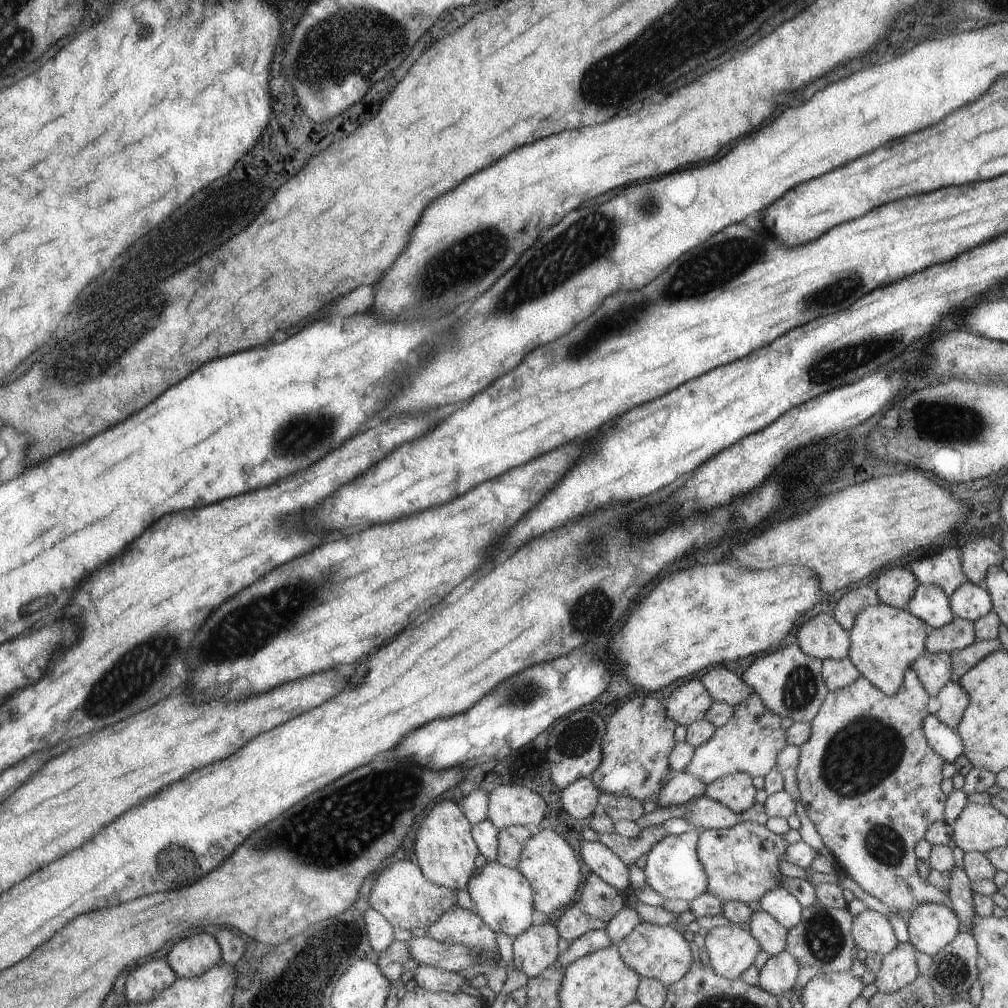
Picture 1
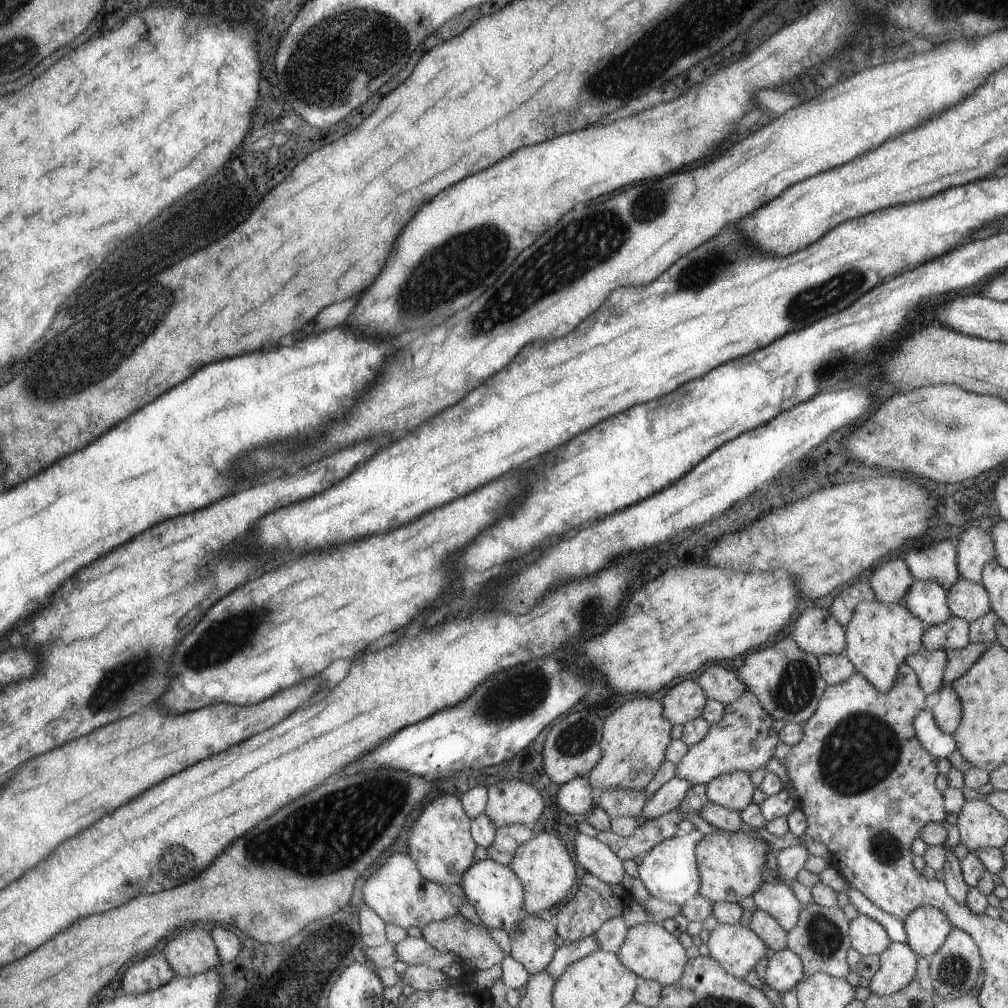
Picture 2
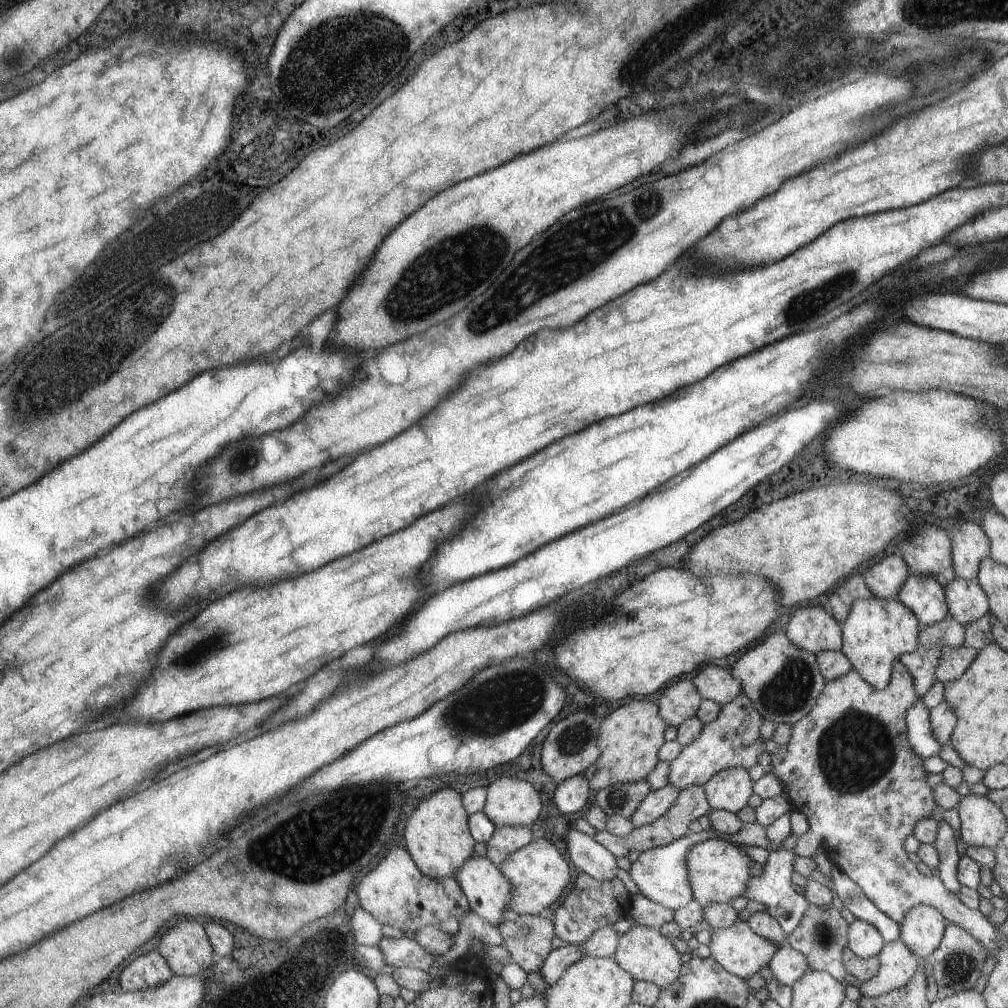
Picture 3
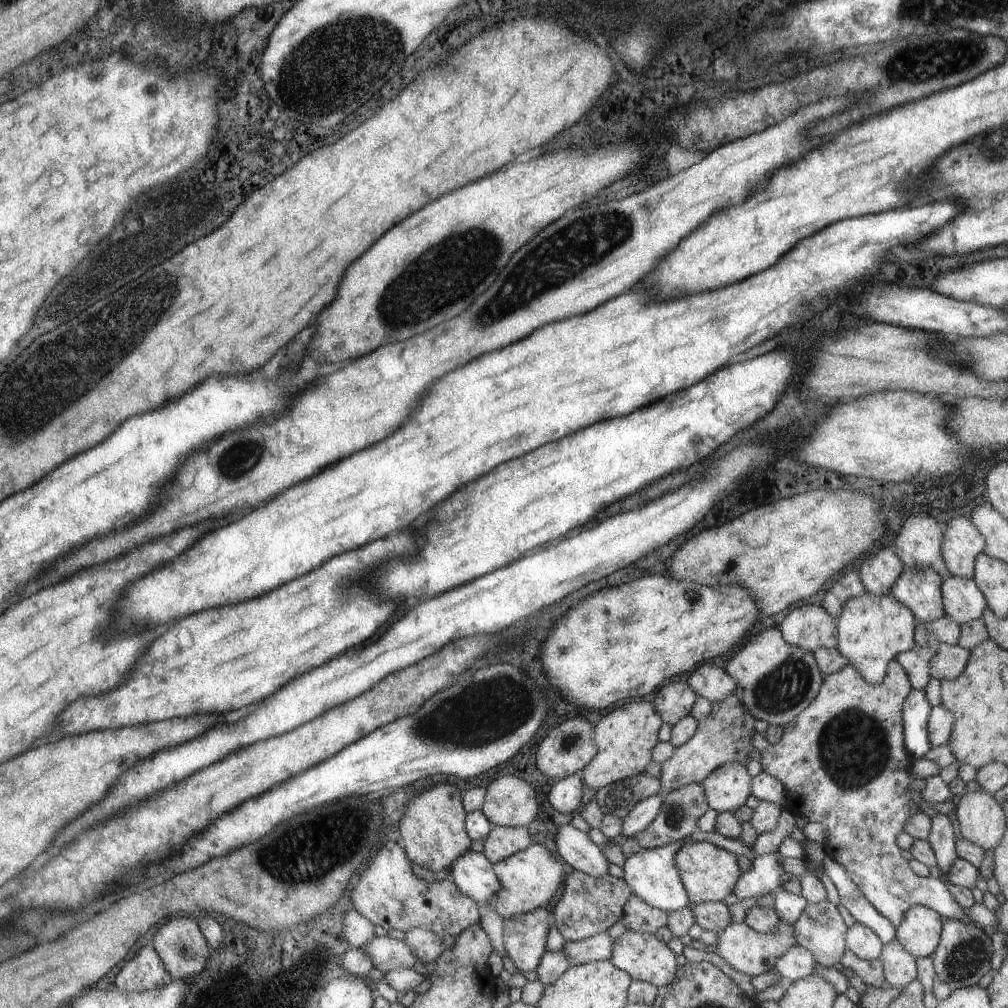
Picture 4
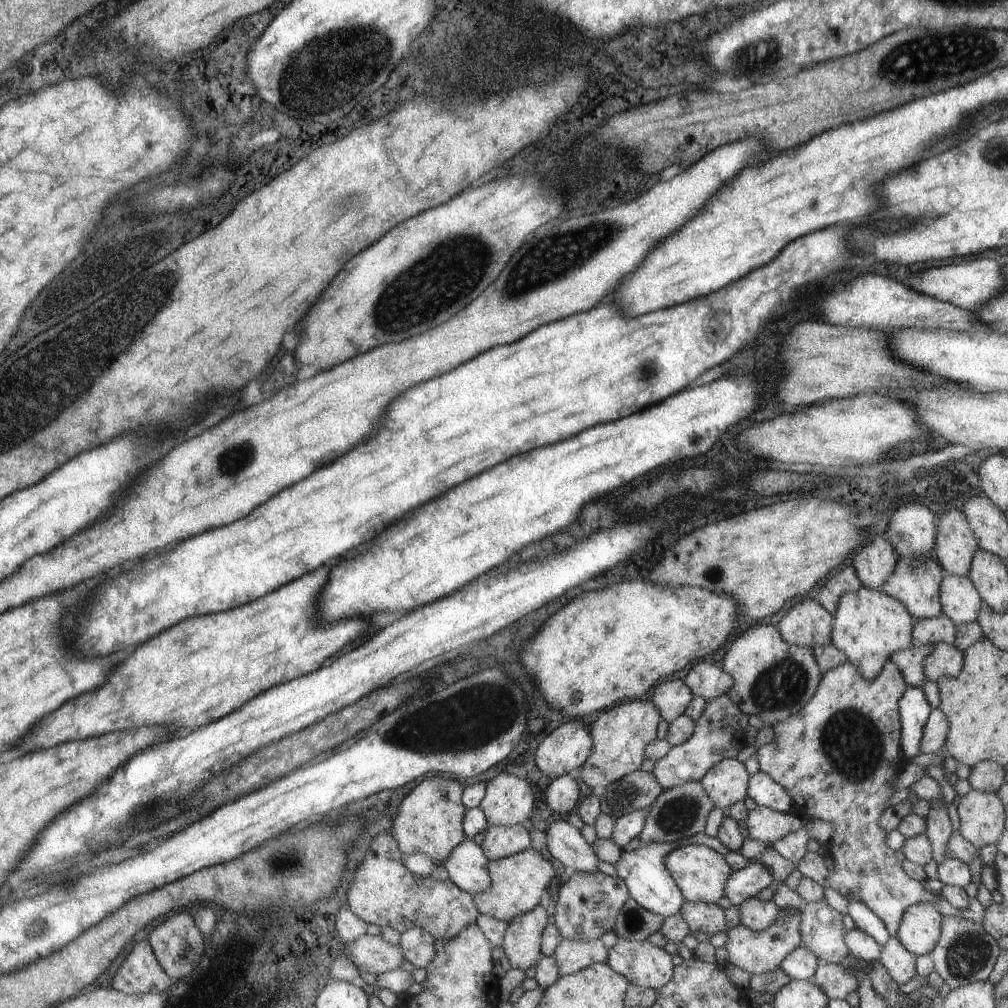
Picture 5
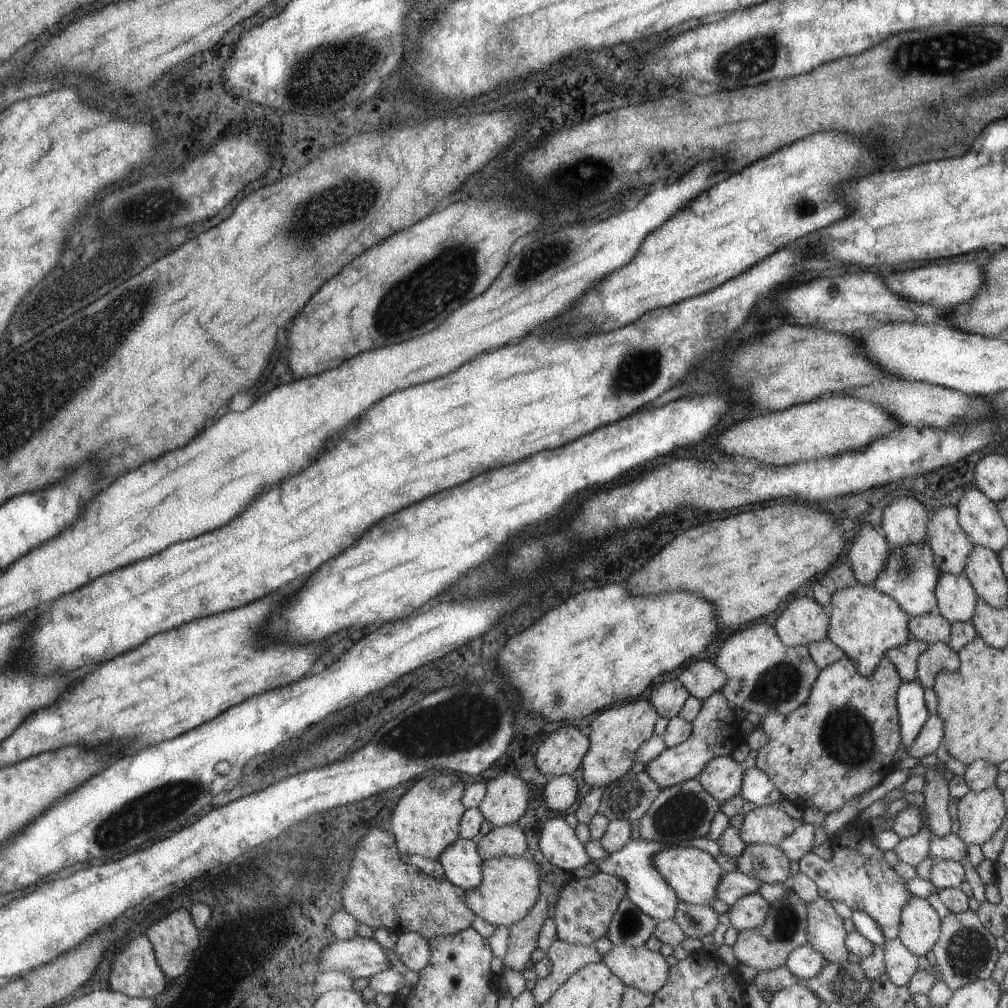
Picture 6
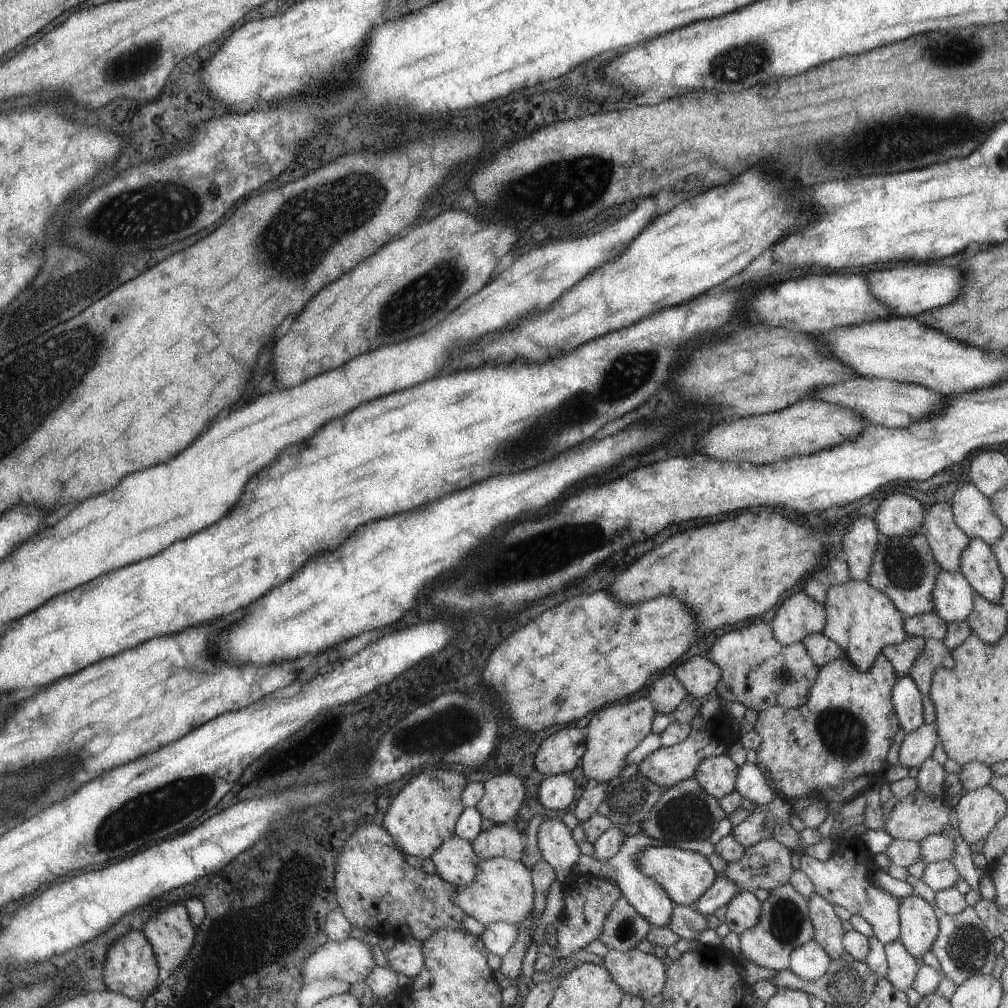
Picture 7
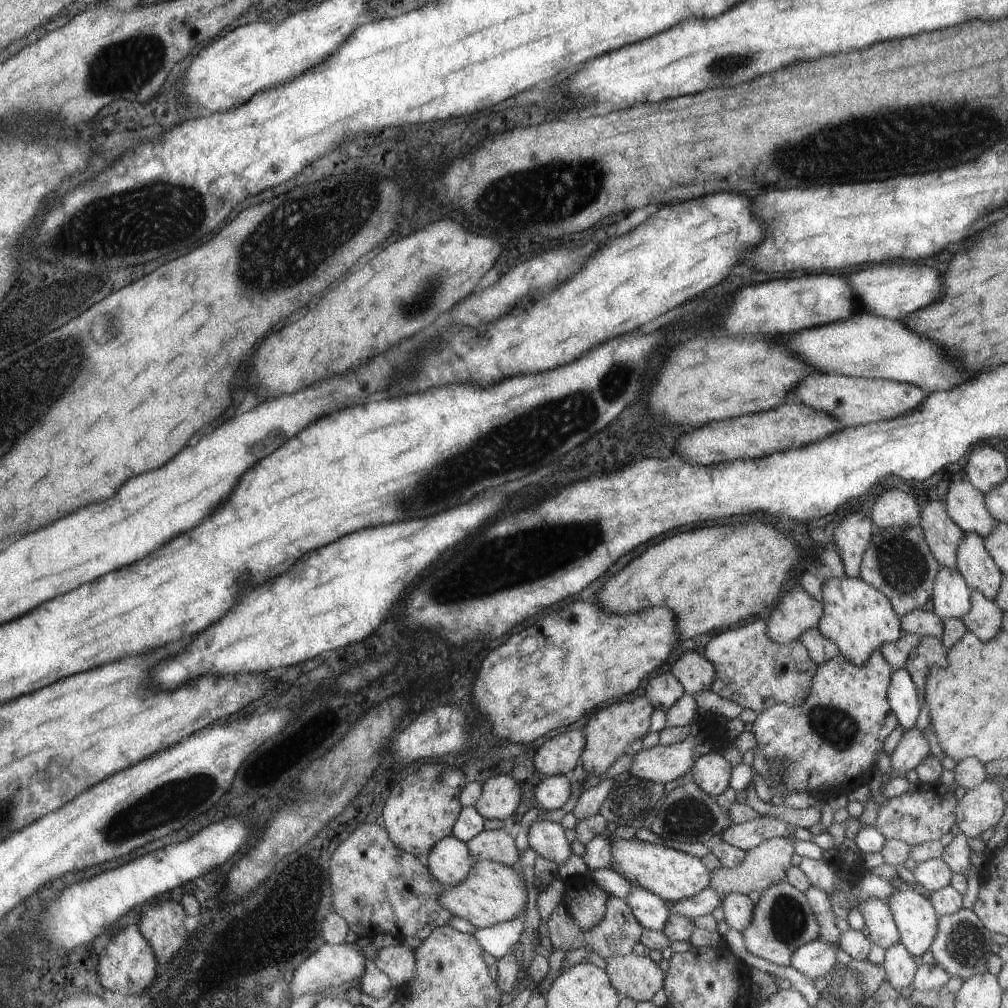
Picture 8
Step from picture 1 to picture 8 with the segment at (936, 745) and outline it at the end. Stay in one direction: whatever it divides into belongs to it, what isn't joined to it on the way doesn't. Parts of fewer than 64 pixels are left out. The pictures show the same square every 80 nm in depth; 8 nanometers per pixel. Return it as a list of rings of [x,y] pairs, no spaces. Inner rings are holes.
[[[904,666],[893,670],[886,695],[903,730],[913,727],[920,705],[917,702],[916,686]]]

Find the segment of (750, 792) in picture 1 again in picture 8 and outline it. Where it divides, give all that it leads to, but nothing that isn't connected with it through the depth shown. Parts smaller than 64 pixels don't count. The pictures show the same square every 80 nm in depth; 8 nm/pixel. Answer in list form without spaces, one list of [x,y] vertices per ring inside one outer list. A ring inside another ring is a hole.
[[[715,751],[701,755],[691,766],[693,782],[713,798],[721,795],[729,786],[730,772],[732,768],[729,762],[723,758],[722,753],[715,754]]]

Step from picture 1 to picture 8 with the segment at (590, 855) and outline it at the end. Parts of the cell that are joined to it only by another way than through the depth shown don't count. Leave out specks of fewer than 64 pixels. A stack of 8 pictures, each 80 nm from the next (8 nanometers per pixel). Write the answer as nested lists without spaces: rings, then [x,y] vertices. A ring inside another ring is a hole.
[[[537,819],[528,827],[528,847],[557,865],[565,863],[571,854],[563,832],[565,829],[559,823]]]

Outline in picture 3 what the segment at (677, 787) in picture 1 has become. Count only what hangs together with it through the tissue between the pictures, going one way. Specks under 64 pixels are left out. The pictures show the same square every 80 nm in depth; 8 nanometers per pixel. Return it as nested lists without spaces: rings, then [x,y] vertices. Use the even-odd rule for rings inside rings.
[[[667,784],[657,790],[649,791],[628,818],[631,824],[639,828],[659,818],[664,813],[664,810],[667,810],[667,807],[675,800],[680,790],[671,784]]]

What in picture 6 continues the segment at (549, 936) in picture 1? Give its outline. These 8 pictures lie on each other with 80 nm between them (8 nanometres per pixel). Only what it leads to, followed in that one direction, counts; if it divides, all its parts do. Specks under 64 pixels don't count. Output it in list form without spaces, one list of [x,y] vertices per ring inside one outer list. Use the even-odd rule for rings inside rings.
[[[539,896],[536,900],[535,907],[523,916],[518,923],[509,926],[507,934],[507,953],[502,959],[505,968],[514,972],[520,972],[525,969],[525,964],[537,944],[537,934],[541,930],[543,920],[547,918],[547,902],[544,896]]]

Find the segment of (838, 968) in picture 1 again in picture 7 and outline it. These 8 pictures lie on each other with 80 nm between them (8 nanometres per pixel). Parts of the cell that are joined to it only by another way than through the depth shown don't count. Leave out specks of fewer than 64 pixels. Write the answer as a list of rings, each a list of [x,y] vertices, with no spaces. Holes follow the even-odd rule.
[[[813,892],[807,899],[807,906],[811,926],[814,928],[812,941],[817,942],[823,948],[823,952],[830,956],[830,960],[843,958],[845,950],[842,940],[845,938],[845,932],[841,928],[839,918],[831,910],[830,902],[825,902],[823,897]]]

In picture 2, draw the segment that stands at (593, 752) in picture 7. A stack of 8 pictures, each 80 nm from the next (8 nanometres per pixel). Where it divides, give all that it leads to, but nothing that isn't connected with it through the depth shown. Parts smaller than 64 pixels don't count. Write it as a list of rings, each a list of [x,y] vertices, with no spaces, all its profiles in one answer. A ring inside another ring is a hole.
[[[633,698],[621,704],[603,724],[602,757],[586,778],[600,793],[607,788],[644,792],[648,782],[666,760],[666,748],[671,742],[671,722],[662,716],[663,706],[651,698]]]

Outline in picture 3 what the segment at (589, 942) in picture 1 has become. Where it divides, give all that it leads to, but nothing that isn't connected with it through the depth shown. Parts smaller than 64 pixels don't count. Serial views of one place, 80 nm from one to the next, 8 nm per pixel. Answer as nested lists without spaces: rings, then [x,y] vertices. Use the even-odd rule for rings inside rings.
[[[565,943],[560,948],[551,950],[547,956],[546,962],[539,968],[539,974],[543,976],[543,982],[547,982],[549,987],[553,982],[559,979],[559,976],[577,960],[580,960],[585,954],[581,950],[581,944]]]

